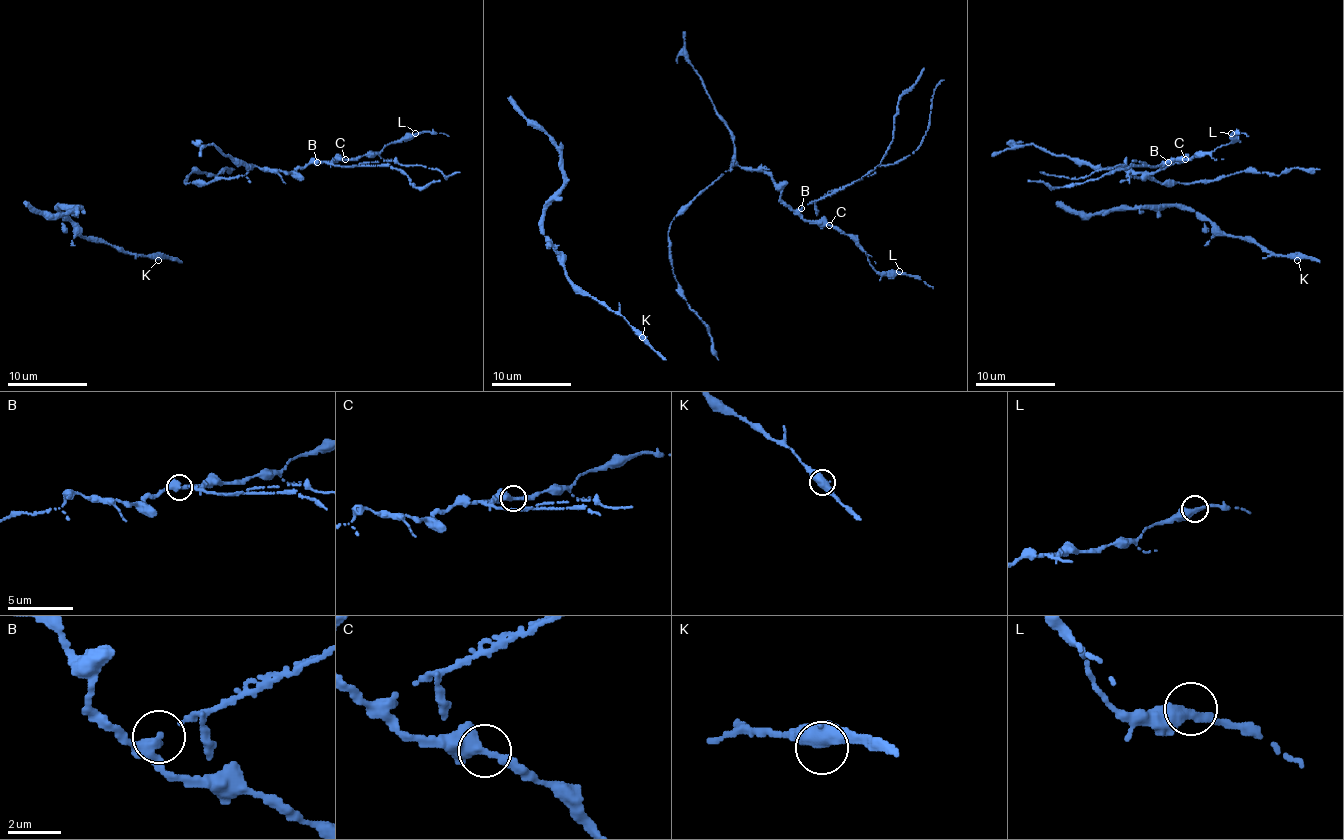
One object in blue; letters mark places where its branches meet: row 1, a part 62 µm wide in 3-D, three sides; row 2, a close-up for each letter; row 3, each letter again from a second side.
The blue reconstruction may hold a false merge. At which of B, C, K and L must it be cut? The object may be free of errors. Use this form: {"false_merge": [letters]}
{"false_merge": ["B"]}

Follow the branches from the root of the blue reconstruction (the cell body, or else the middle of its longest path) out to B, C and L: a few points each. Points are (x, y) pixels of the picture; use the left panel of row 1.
B: (188, 173), (184, 183), (208, 183), (218, 177), (245, 175), (255, 165), (297, 171), (299, 167), (317, 161)
C: (188, 173), (184, 183), (208, 183), (218, 177), (245, 175), (255, 165), (297, 171), (309, 163), (345, 159)
L: (188, 173), (184, 183), (245, 175), (255, 165), (297, 171), (309, 163), (373, 155), (415, 133)

